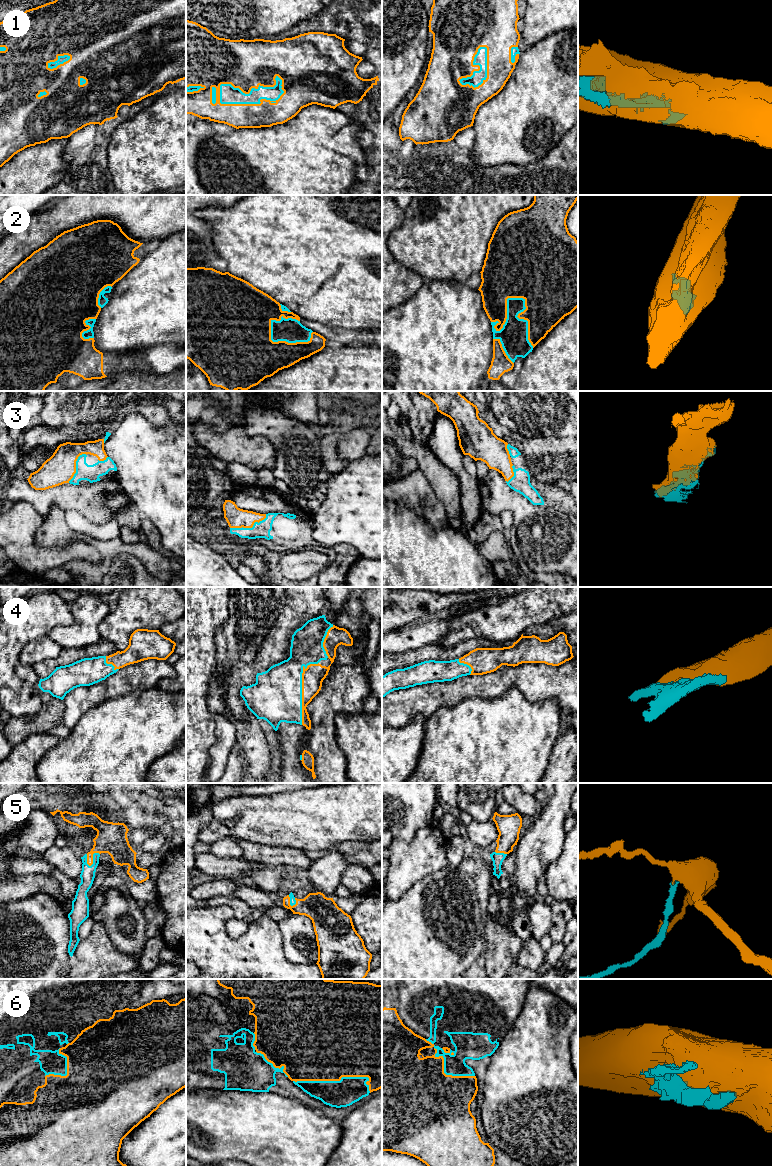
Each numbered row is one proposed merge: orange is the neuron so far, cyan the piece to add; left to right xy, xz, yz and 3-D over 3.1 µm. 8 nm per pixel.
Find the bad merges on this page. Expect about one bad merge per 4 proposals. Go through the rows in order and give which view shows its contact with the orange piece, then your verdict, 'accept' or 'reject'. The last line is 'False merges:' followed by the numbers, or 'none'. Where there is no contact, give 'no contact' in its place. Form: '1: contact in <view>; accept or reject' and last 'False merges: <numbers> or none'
1: contact in xz; accept
2: contact in yz; accept
3: contact in xz; accept
4: contact in xz; accept
5: contact in xy; accept
6: contact in xz; accept
False merges: none

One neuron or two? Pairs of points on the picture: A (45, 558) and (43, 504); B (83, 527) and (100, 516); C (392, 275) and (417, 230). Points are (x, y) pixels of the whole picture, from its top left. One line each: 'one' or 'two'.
A: two
B: two
C: two

